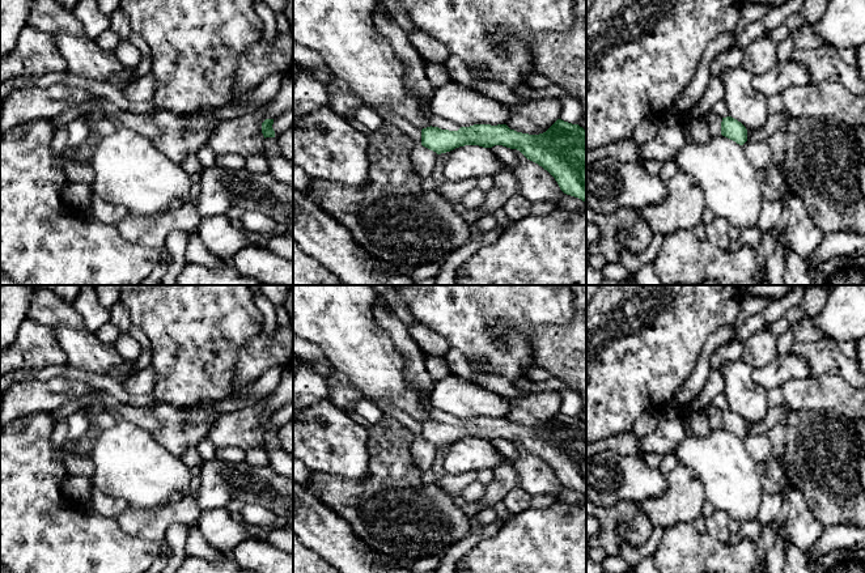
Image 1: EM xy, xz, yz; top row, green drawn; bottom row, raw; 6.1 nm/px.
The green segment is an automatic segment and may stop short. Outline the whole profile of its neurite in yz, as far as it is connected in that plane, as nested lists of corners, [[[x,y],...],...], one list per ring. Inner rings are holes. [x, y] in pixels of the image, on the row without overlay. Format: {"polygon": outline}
{"polygon": [[[709,406],[708,419],[712,429],[722,428],[739,438],[743,438],[747,434],[746,420],[732,409],[721,411],[713,406]]]}

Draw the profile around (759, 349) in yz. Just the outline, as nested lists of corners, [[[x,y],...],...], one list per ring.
[[[768,326],[754,332],[743,340],[742,360],[752,369],[768,365],[779,356],[776,340],[777,338],[772,334]]]

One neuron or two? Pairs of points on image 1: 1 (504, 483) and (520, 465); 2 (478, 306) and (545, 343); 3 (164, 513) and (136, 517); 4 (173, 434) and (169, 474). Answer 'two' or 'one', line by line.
1: two
2: two
3: one
4: two

